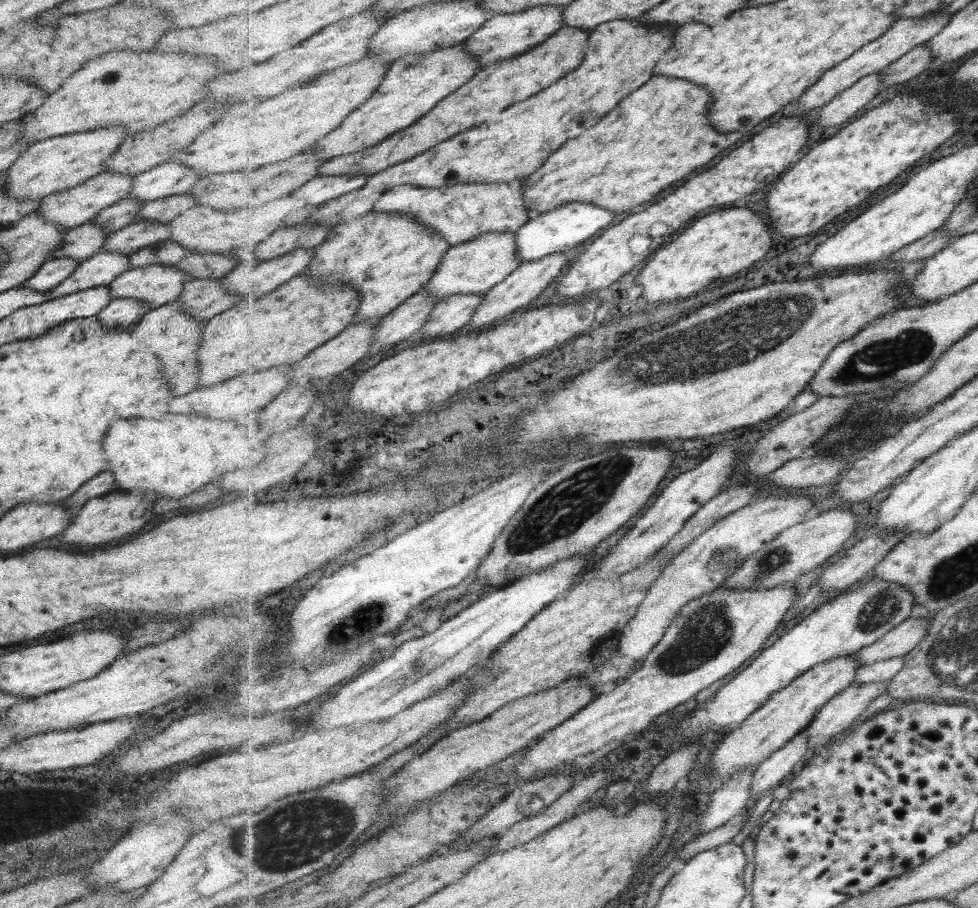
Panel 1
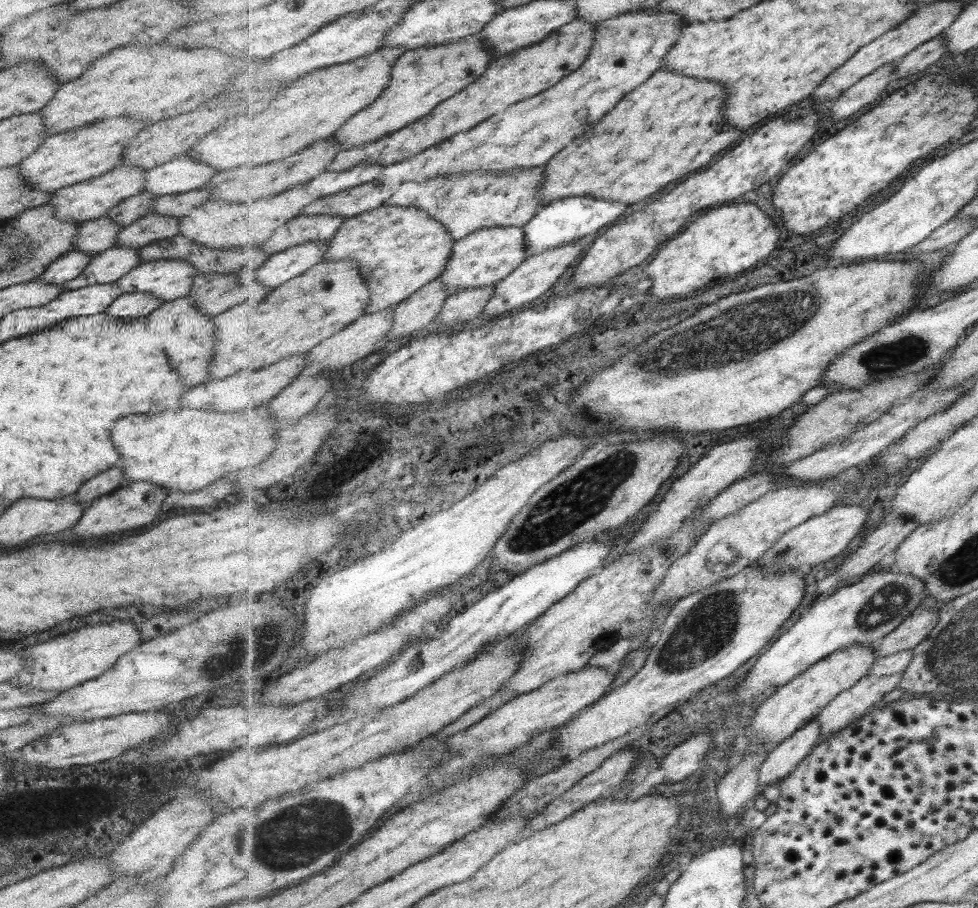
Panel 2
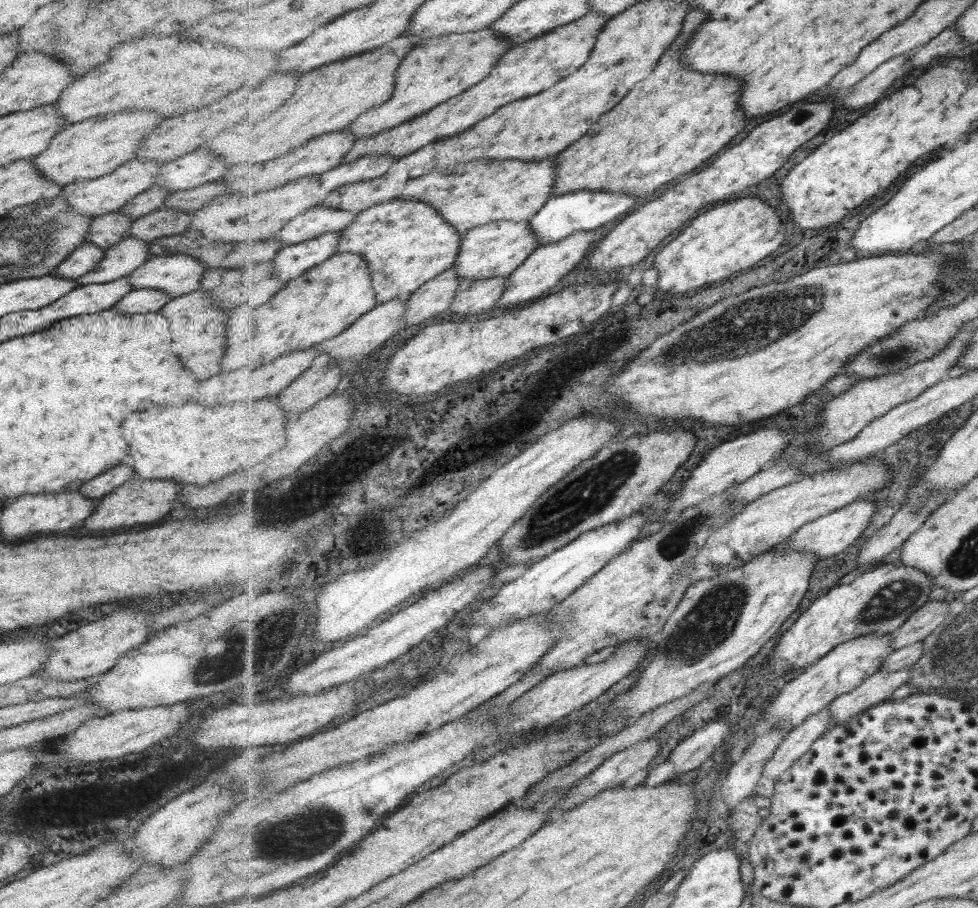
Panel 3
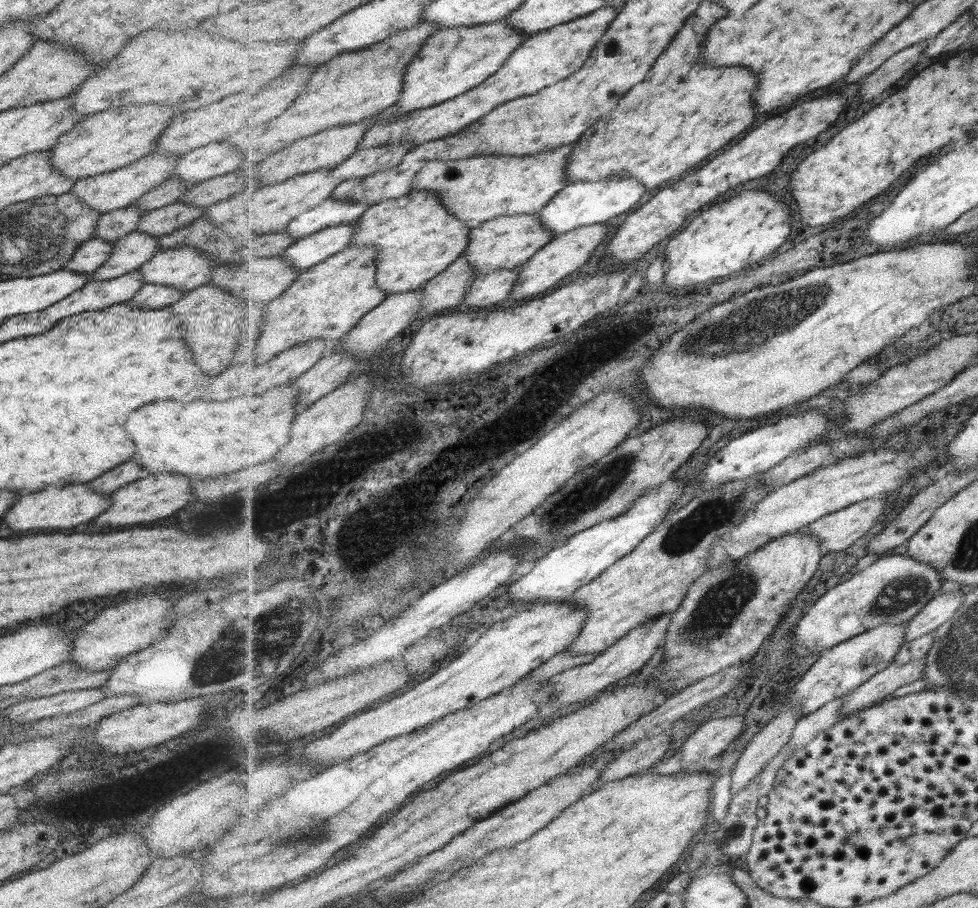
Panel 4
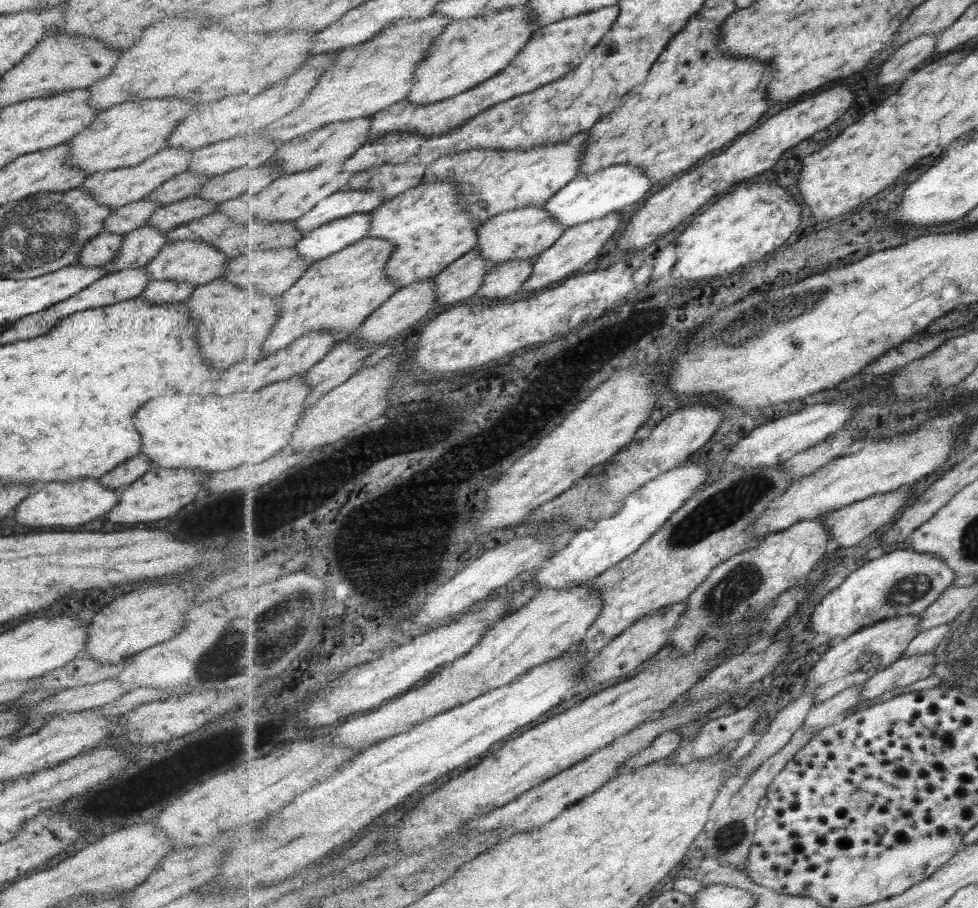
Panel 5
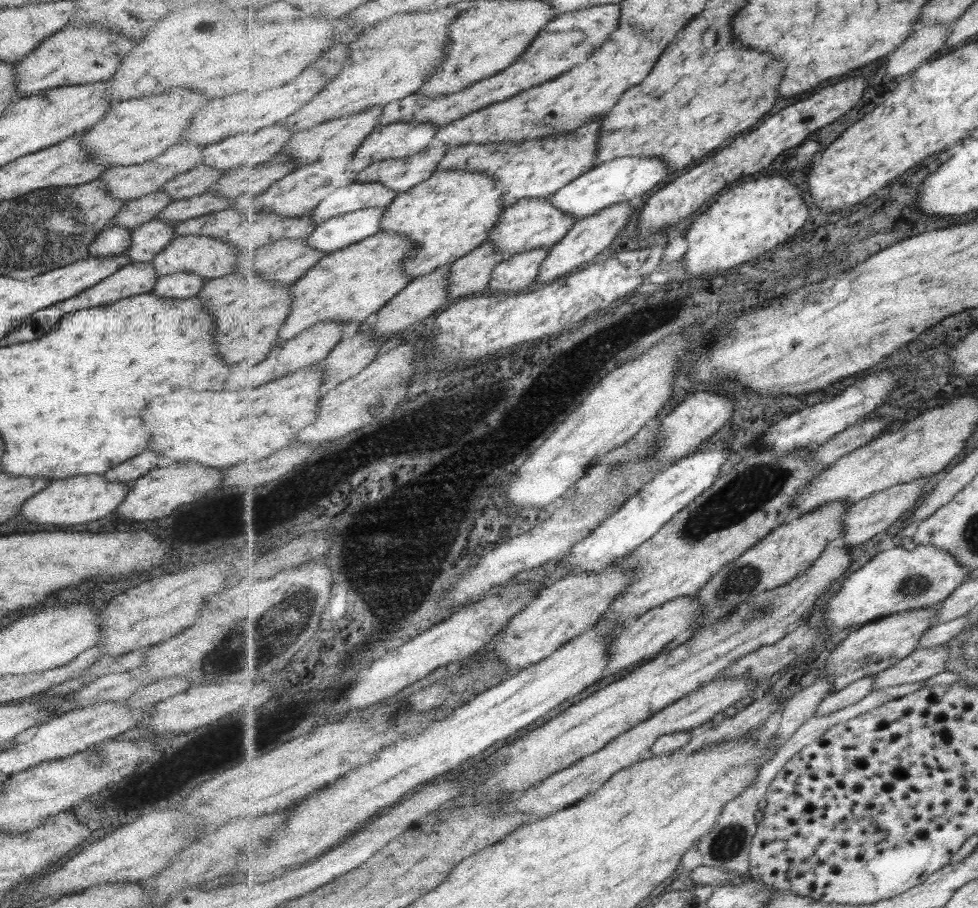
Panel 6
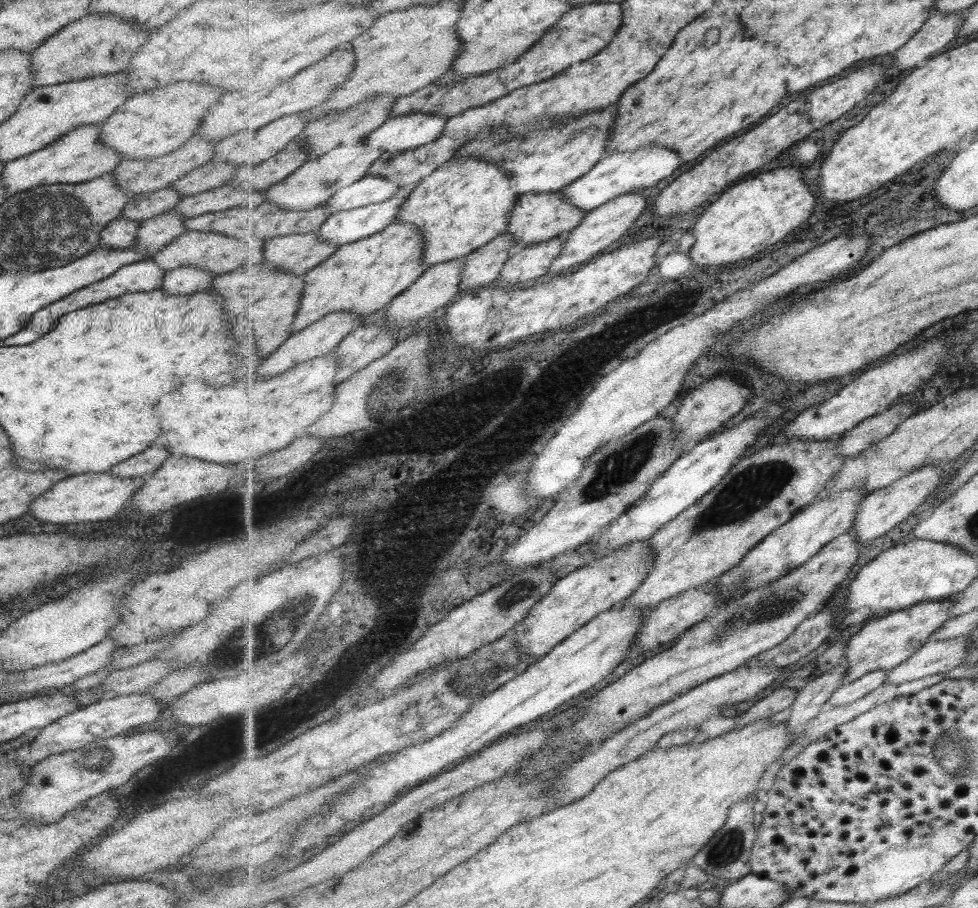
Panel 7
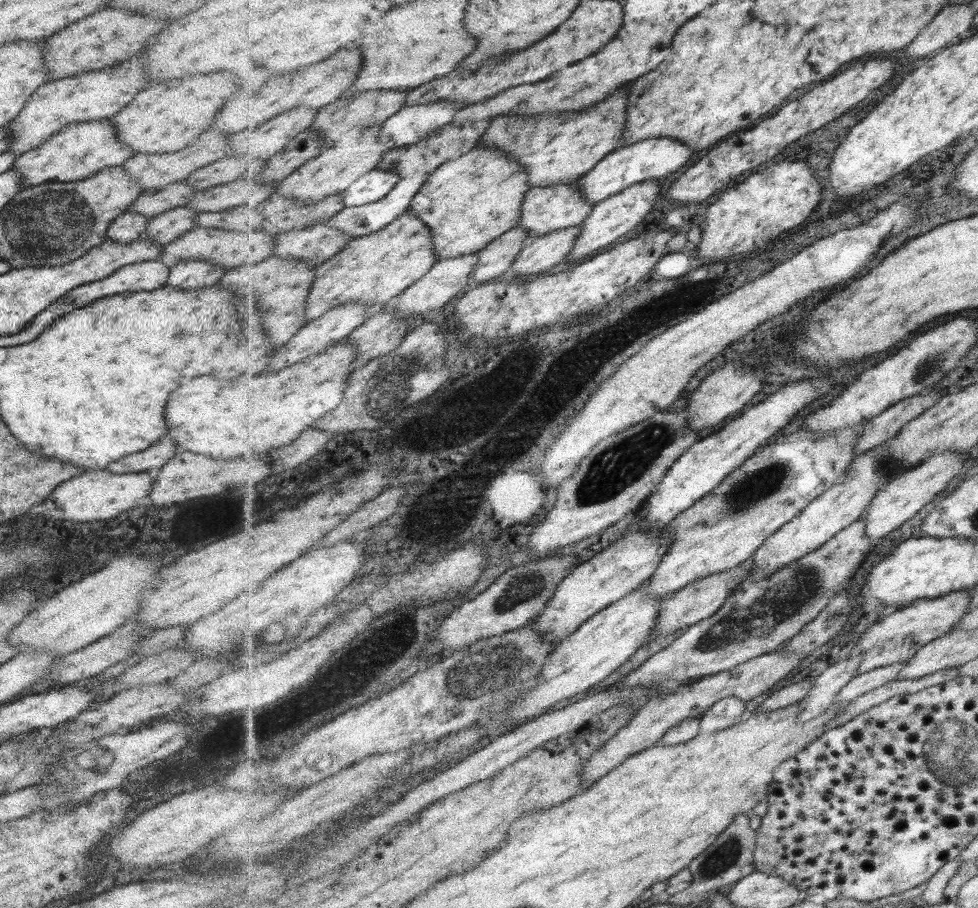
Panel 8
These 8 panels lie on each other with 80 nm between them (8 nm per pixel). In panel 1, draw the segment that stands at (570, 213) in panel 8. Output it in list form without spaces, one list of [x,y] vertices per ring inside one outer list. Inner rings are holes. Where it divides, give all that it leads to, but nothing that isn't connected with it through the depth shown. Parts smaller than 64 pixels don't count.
[[[485,233],[473,240],[450,247],[425,289],[437,302],[452,294],[483,295],[505,281],[521,264],[516,233]]]

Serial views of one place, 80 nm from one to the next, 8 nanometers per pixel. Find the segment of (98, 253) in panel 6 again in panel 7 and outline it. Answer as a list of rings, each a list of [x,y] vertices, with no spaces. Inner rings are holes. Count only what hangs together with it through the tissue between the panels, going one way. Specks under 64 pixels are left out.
[[[119,216],[108,223],[100,232],[97,247],[108,249],[127,249],[133,247],[139,227],[139,221]]]

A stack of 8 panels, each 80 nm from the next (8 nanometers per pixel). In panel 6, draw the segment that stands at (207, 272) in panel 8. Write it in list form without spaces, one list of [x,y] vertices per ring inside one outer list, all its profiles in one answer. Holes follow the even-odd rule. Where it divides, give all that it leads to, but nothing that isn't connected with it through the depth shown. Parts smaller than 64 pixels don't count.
[[[172,272],[158,277],[151,293],[165,298],[189,298],[197,296],[205,280],[193,273]]]

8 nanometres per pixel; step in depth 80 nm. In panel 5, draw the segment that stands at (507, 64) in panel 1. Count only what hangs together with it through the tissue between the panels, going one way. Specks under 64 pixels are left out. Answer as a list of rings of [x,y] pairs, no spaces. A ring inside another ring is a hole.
[[[619,5],[606,6],[605,9],[592,10],[590,13],[583,13],[542,28],[539,27],[526,44],[526,48],[511,62],[511,68],[504,69],[481,86],[468,90],[467,93],[458,94],[440,103],[416,105],[404,99],[402,102],[391,105],[372,117],[369,139],[385,138],[387,134],[422,134],[430,139],[435,135],[447,134],[451,130],[457,130],[469,118],[485,113],[495,104],[501,104],[505,100],[533,92],[541,88],[543,84],[559,80],[567,72],[575,70],[579,62],[604,39],[611,27],[618,21],[620,12]]]

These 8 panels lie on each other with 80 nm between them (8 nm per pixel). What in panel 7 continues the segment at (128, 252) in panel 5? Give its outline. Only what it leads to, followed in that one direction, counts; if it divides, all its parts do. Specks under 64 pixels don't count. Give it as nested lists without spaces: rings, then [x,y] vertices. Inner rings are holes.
[[[167,212],[141,221],[133,247],[146,258],[159,252],[168,242],[186,231],[186,219],[179,213]]]

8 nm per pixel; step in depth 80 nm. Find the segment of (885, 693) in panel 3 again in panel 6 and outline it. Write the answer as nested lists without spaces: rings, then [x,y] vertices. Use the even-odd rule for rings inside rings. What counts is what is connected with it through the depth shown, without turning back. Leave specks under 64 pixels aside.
[[[947,645],[914,650],[895,666],[875,675],[873,692],[889,686],[915,684],[917,681],[921,682],[945,672],[948,667],[948,652],[950,648]]]

